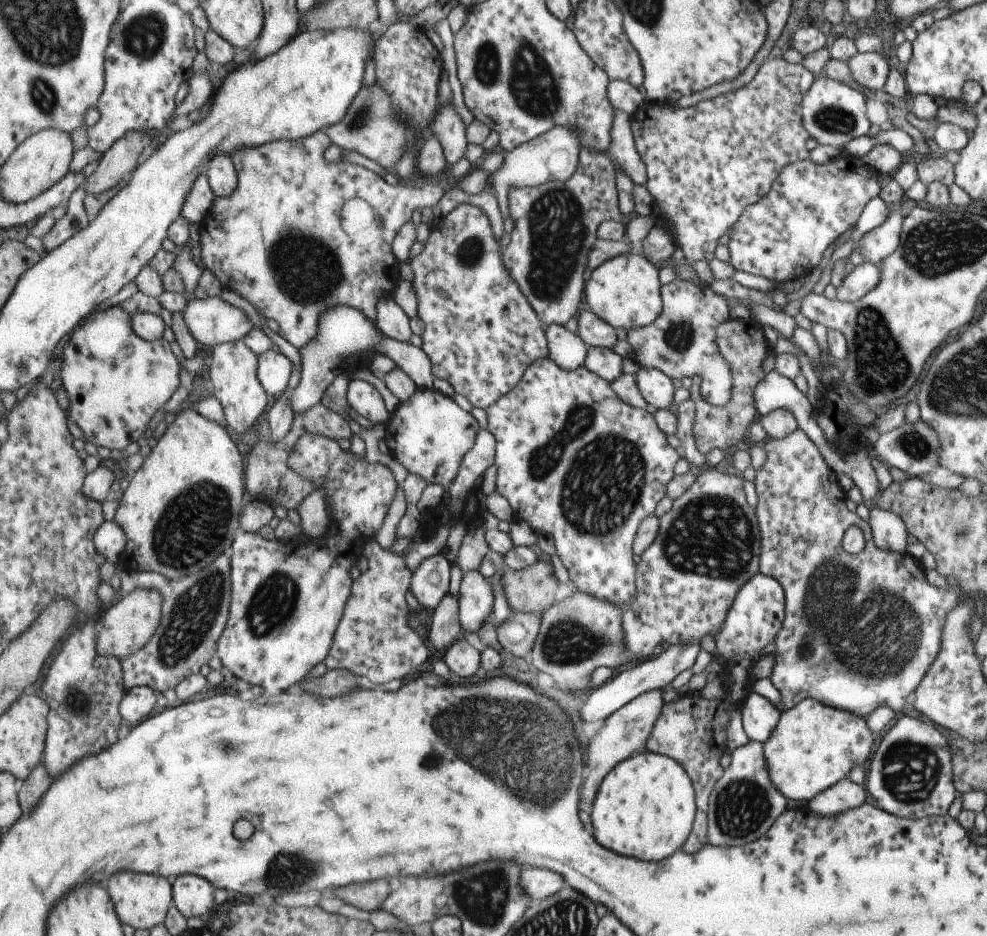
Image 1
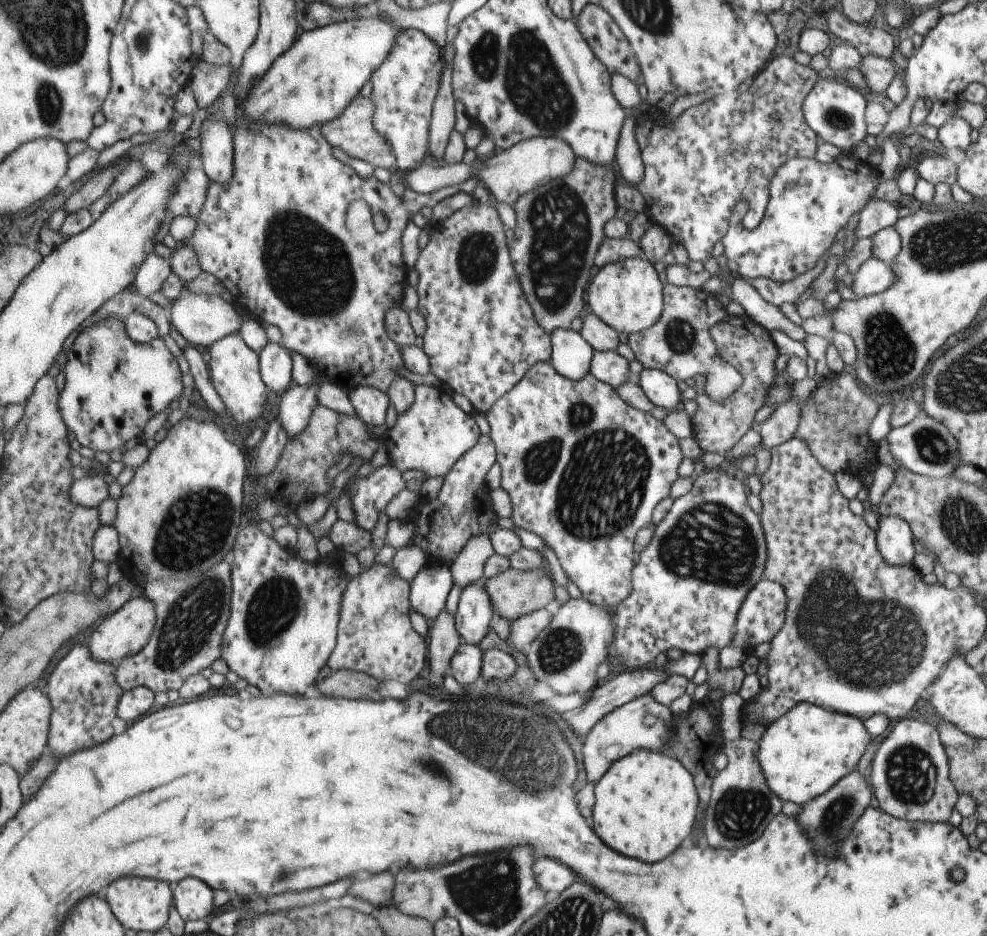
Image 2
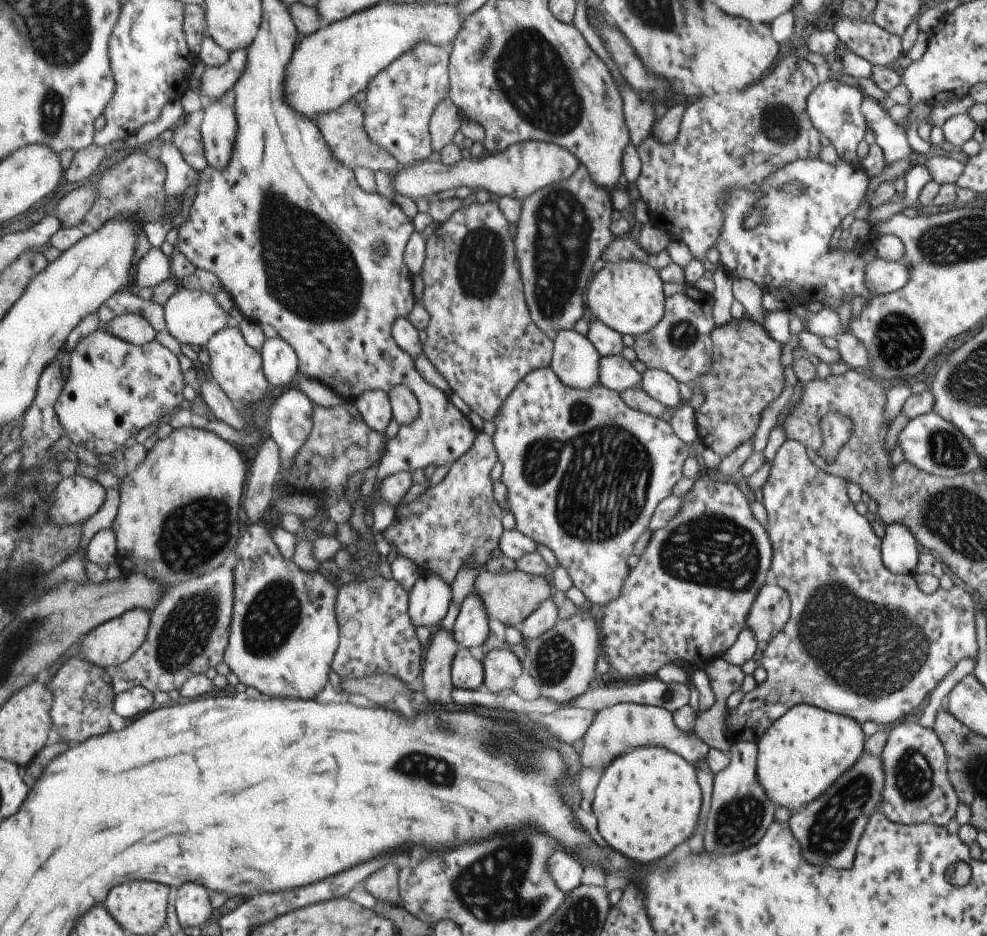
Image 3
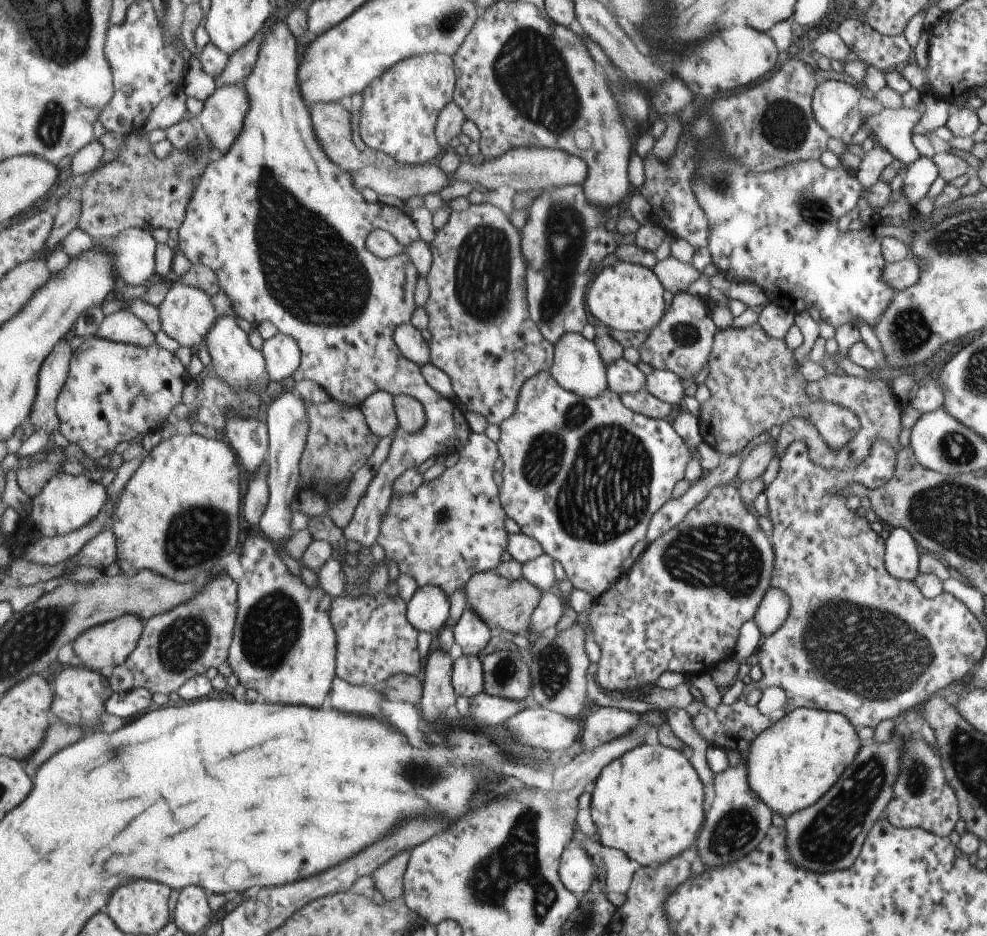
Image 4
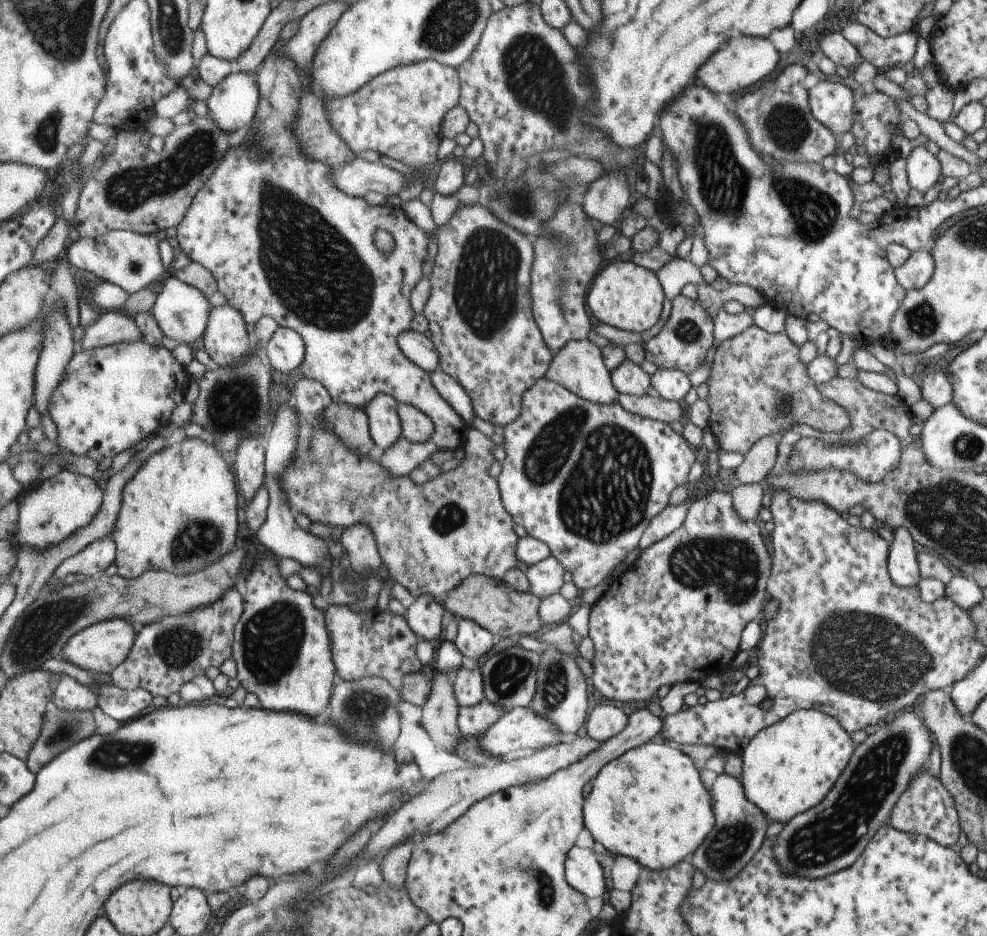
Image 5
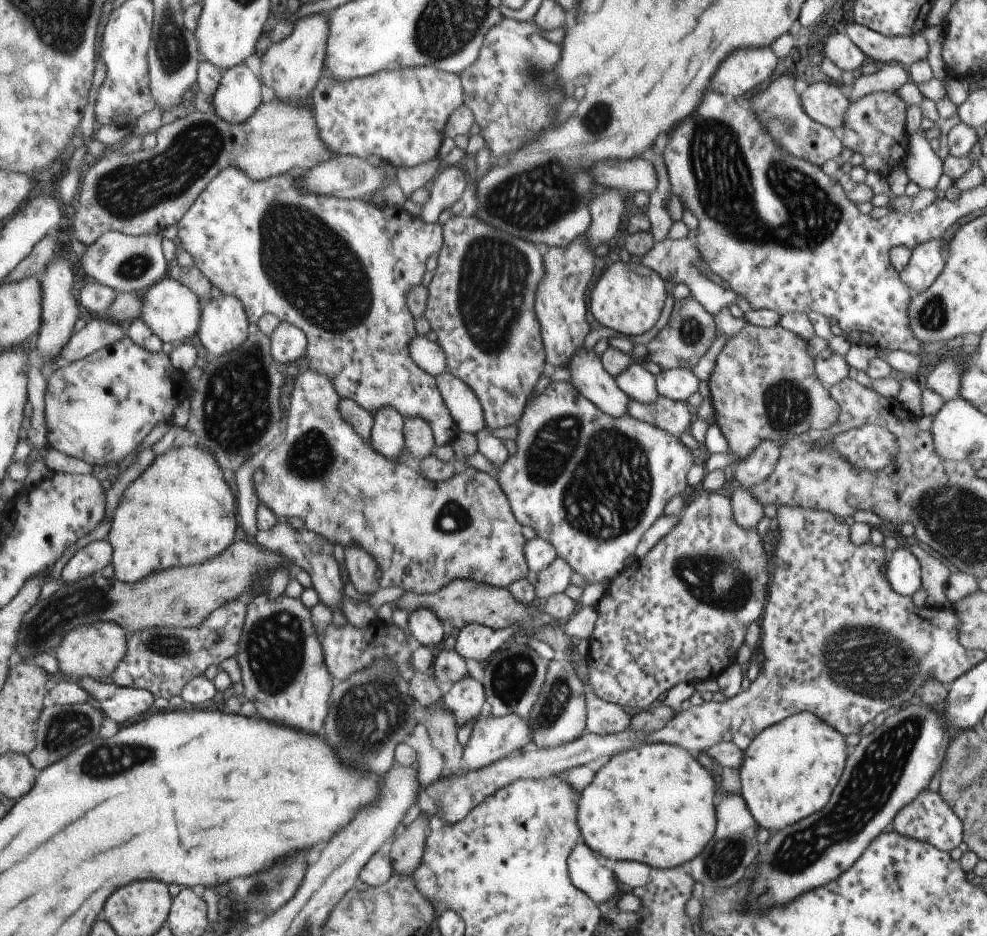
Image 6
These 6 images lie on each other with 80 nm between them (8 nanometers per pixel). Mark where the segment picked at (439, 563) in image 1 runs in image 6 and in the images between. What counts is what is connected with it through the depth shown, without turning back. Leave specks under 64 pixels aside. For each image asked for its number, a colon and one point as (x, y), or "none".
2: (429, 591)
3: (431, 596)
4: (429, 609)
5: (425, 616)
6: (425, 626)

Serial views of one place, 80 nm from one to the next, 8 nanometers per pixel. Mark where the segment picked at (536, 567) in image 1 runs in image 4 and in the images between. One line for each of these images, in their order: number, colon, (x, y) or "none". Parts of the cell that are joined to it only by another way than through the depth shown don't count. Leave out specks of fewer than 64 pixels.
2: (515, 593)
3: (511, 597)
4: (509, 604)

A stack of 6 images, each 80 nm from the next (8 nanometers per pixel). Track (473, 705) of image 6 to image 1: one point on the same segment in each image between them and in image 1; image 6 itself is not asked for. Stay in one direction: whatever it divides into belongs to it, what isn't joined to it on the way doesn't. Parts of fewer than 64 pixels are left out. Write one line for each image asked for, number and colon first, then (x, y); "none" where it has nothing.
1: (464, 660)
2: (466, 666)
3: (467, 671)
4: (468, 676)
5: (469, 684)

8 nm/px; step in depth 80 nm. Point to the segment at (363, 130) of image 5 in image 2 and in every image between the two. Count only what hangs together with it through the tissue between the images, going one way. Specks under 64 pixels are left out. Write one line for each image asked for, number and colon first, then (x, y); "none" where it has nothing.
2: (405, 88)
3: (400, 101)
4: (400, 109)

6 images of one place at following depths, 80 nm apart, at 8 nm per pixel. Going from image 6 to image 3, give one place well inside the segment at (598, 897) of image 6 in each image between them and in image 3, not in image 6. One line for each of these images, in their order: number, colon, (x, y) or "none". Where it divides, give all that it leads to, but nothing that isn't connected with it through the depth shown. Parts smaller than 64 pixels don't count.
3: (565, 870)
4: (574, 867)
5: (582, 872)

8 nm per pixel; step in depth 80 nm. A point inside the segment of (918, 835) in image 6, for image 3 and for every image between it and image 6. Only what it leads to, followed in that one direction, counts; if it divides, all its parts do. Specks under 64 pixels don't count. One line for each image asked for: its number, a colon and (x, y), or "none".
3: (916, 789)
4: (920, 797)
5: (925, 807)

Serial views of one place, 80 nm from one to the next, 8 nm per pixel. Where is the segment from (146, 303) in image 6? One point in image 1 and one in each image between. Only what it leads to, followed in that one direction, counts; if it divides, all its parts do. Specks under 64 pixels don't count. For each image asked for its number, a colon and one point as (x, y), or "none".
1: (212, 321)
2: (201, 319)
3: (194, 317)
4: (188, 314)
5: (183, 312)

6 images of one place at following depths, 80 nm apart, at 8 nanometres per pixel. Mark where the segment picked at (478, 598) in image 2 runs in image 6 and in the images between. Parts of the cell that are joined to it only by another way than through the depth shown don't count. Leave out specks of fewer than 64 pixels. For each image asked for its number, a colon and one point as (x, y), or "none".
3: (471, 628)
4: (472, 634)
5: (473, 640)
6: (475, 642)

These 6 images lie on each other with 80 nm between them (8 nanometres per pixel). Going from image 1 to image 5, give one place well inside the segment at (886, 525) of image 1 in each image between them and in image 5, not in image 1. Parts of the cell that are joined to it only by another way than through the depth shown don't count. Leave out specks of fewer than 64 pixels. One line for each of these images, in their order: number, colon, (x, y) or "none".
2: (894, 541)
3: (898, 548)
4: (900, 559)
5: (901, 564)

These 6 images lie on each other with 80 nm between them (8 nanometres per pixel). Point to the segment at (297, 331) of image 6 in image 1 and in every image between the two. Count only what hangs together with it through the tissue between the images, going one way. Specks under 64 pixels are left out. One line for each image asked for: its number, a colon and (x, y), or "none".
1: (274, 371)
2: (277, 367)
3: (281, 362)
4: (284, 355)
5: (286, 350)

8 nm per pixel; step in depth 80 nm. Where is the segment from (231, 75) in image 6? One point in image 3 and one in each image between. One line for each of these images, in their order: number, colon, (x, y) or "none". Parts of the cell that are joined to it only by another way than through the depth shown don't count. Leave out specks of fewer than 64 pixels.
3: (219, 127)
4: (224, 113)
5: (234, 102)

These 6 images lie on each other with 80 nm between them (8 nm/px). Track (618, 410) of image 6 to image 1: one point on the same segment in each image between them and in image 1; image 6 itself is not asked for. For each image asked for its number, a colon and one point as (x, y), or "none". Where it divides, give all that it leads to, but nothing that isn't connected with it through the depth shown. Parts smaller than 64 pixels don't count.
1: (567, 350)
2: (571, 355)
3: (575, 362)
4: (576, 364)
5: (578, 366)

